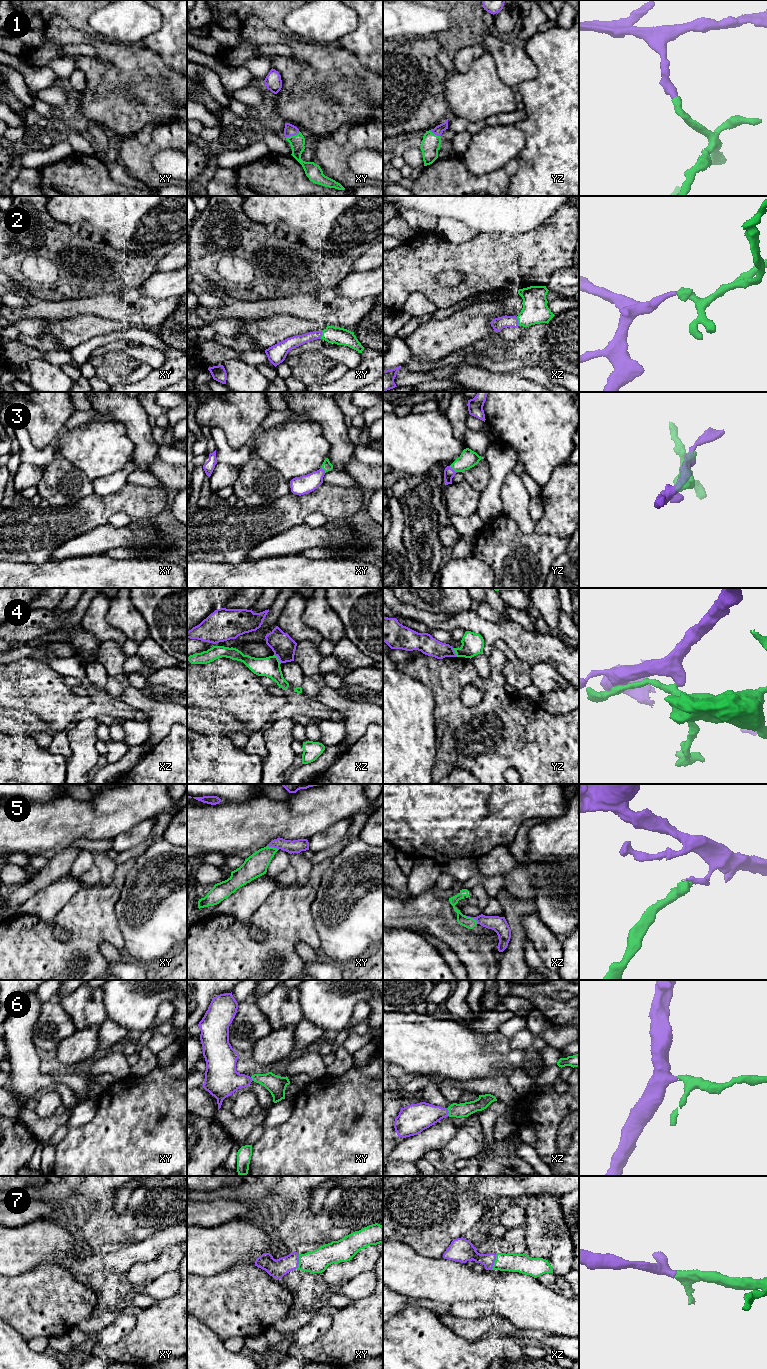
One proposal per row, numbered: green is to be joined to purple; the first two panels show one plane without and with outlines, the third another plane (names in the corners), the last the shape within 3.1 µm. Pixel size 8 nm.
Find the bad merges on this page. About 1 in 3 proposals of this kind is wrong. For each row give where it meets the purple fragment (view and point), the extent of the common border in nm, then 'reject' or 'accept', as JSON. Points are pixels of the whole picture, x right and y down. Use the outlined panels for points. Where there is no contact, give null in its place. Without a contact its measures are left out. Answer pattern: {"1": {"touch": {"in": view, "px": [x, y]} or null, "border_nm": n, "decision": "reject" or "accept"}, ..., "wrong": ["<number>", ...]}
{"1": {"touch": {"in": "xy", "px": [292, 135]}, "border_nm": 130, "decision": "accept"}, "2": {"touch": {"in": "xz", "px": [517, 321]}, "border_nm": 70, "decision": "accept"}, "3": {"touch": {"in": "yz", "px": [452, 469]}, "border_nm": 80, "decision": "accept"}, "4": {"touch": {"in": "xz", "px": [278, 658]}, "border_nm": 90, "decision": "reject"}, "5": {"touch": {"in": "xz", "px": [471, 917]}, "border_nm": 140, "decision": "reject"}, "6": {"touch": {"in": "xz", "px": [448, 1112]}, "border_nm": 70, "decision": "accept"}, "7": {"touch": {"in": "xz", "px": [494, 1261]}, "border_nm": 130, "decision": "accept"}, "wrong": ["4", "5"]}

